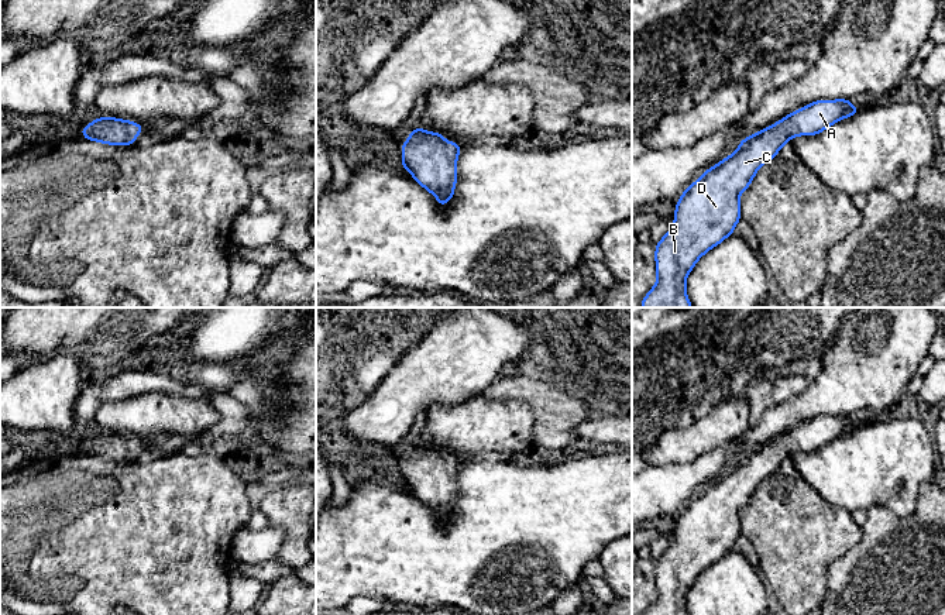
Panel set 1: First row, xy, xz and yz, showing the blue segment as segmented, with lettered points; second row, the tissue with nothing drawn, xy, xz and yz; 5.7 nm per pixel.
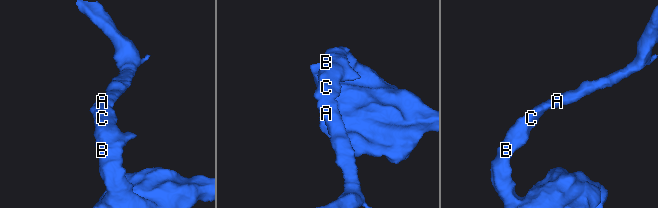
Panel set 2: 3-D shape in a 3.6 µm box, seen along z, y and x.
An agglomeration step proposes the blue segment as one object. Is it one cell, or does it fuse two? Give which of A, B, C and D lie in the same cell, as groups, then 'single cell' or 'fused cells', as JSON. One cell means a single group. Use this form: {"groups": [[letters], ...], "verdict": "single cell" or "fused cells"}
{"groups": [["A", "B", "C", "D"]], "verdict": "single cell"}

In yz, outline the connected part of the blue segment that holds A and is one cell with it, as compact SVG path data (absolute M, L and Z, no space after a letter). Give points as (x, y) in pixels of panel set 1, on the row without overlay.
M817 416L740 457L735 468L704 488L674 526L674 543L656 560L656 601L643 615L688 615L687 591L740 536L740 509L757 485L797 451L815 451L860 425L850 416Z

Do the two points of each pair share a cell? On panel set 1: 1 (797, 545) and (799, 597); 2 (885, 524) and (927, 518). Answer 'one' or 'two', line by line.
1: one
2: one

